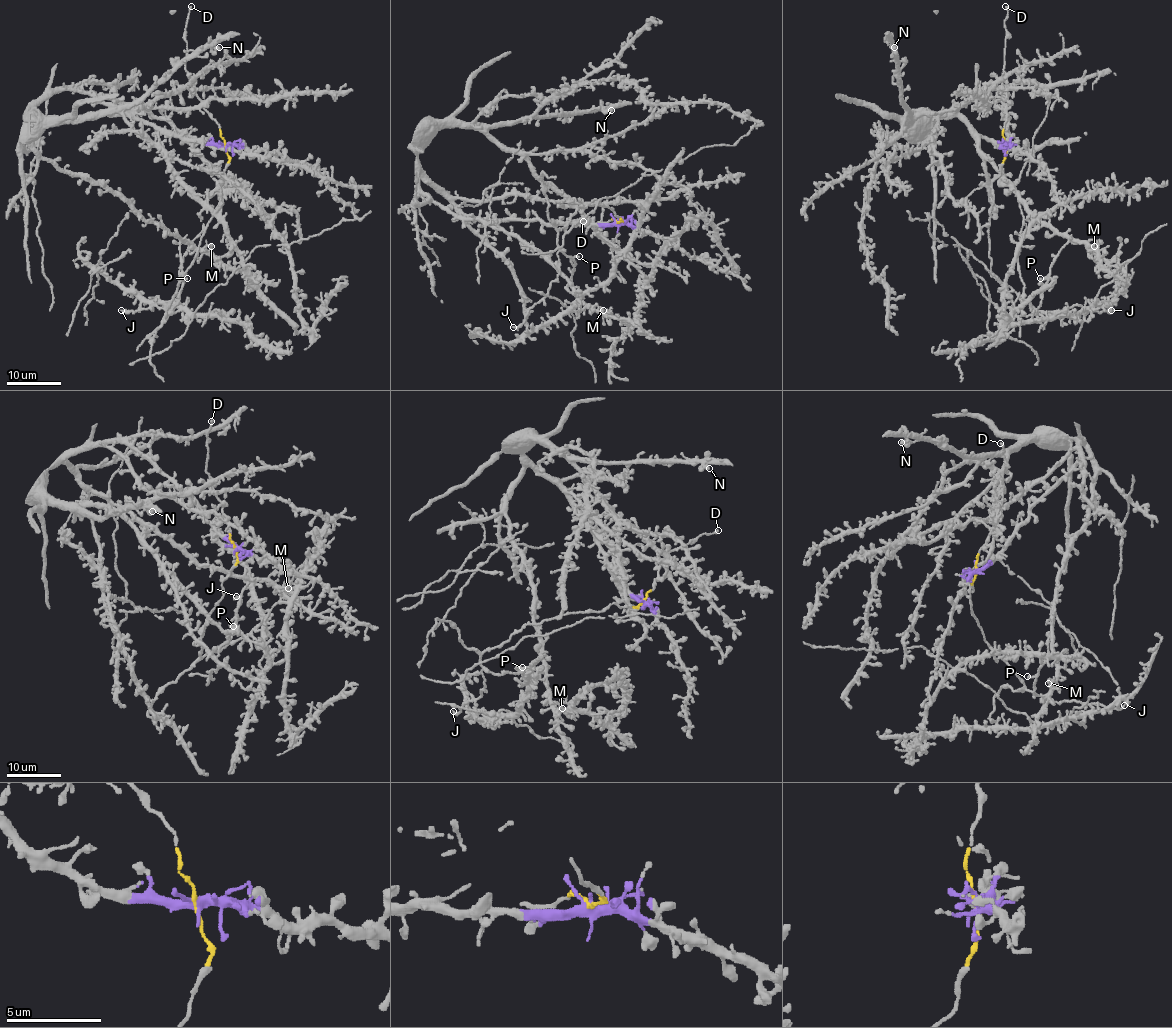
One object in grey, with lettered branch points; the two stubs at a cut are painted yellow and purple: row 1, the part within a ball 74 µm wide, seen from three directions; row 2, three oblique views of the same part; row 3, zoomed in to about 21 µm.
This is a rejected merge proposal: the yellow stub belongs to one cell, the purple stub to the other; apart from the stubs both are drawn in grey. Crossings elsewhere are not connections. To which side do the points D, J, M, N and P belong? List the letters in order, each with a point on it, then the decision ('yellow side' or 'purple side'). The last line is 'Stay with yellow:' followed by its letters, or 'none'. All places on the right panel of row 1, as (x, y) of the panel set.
D: (1005, 6) | yellow side
J: (1111, 310) | yellow side
M: (1094, 246) | purple side
N: (894, 47) | purple side
P: (1040, 278) | yellow side
Stay with yellow: D, J, P

